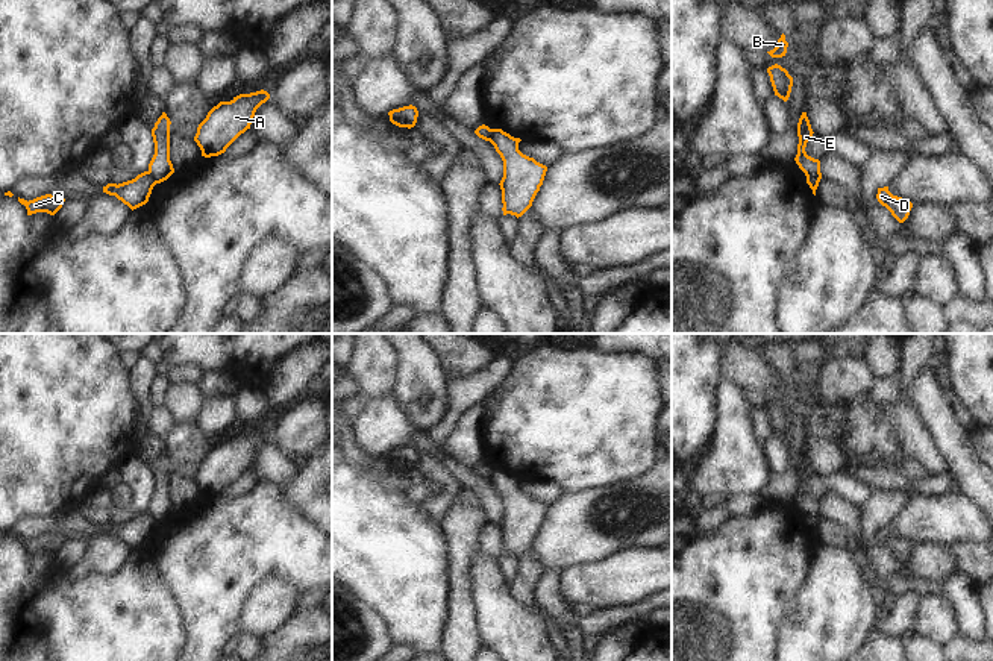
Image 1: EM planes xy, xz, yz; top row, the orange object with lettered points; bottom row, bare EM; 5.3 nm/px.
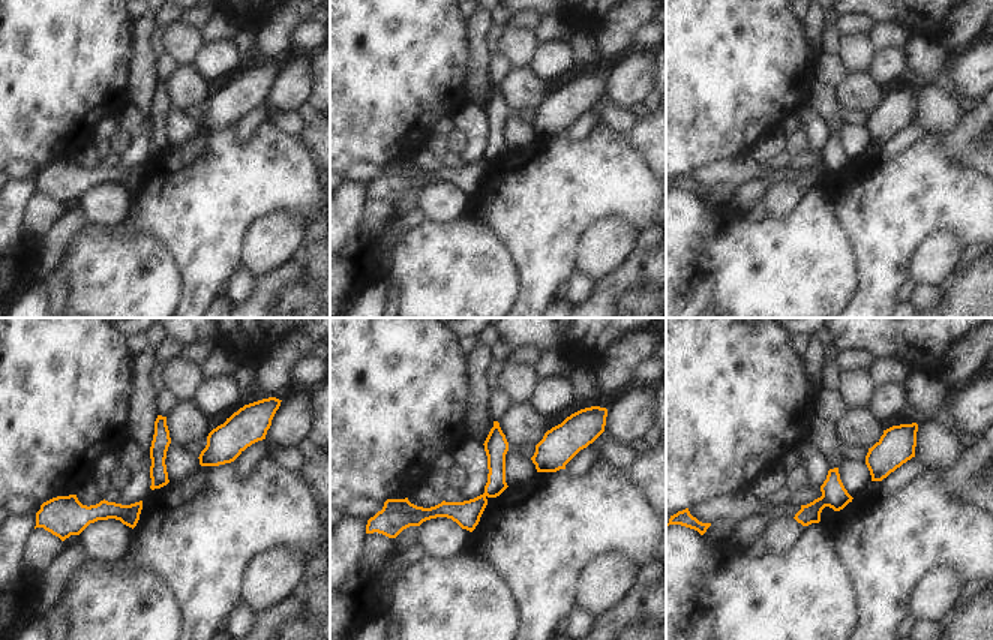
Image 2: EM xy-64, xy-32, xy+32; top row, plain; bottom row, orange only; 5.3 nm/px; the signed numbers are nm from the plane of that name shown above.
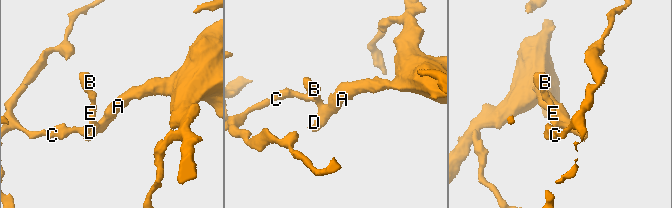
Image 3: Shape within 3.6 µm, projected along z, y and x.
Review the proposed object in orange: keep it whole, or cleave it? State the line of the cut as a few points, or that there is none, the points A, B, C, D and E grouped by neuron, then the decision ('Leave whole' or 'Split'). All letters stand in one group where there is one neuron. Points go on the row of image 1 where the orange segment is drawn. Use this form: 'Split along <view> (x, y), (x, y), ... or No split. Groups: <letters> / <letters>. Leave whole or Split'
Split along xz (490, 129), (491, 141). Groups: A B D E / C. Split

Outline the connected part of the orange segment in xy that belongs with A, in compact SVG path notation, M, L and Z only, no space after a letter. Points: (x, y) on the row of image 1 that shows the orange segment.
M264 89L240 94L230 102L220 102L199 124L194 141L202 150L202 156L211 158L226 152L226 149L247 129L250 129L256 109L270 99Z

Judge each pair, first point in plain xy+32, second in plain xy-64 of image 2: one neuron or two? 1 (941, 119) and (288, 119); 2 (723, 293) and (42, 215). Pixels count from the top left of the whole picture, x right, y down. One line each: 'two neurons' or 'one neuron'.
1: one neuron
2: two neurons

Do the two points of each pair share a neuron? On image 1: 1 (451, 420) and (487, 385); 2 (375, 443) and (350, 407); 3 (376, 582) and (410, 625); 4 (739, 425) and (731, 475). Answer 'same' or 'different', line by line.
1: same
2: different
3: same
4: same

